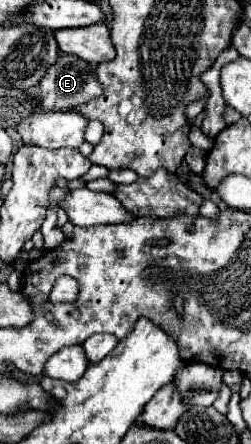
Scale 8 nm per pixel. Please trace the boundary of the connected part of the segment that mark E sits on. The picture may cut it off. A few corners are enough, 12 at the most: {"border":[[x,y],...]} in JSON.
{"border":[[62,53],[36,85],[30,115],[100,97],[94,63]]}

